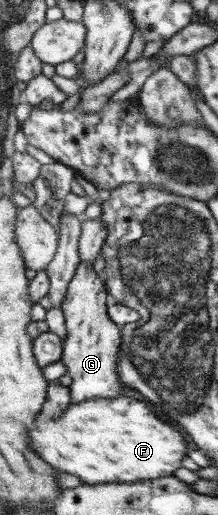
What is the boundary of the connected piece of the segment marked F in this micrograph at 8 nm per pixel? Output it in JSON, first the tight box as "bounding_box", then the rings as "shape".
{"bounding_box":[30,396,188,485],"shape":[[[122,396],[122,398],[94,398],[90,402],[72,404],[66,414],[52,420],[48,416],[38,418],[38,430],[30,430],[30,438],[34,438],[34,448],[46,462],[58,466],[58,470],[66,470],[85,485],[104,485],[110,483],[124,484],[173,476],[182,468],[184,454],[188,454],[188,442],[184,442],[182,432],[166,424],[158,418],[144,402]]]}

